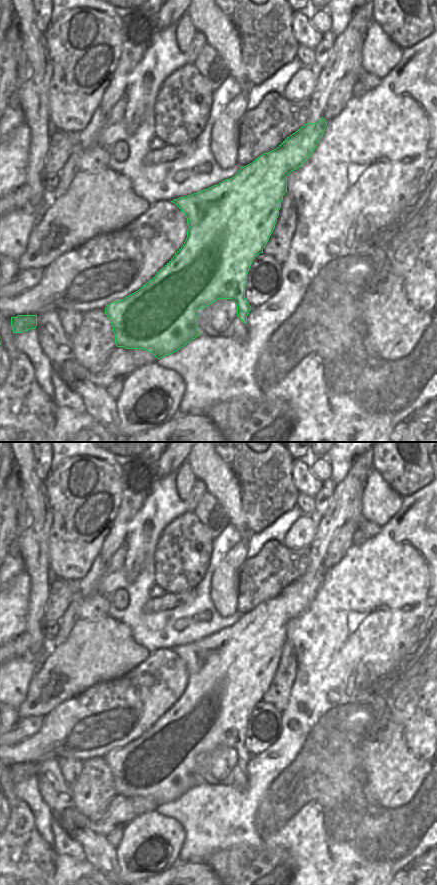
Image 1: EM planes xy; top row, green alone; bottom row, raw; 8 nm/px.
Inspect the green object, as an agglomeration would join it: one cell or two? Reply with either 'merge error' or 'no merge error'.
no merge error

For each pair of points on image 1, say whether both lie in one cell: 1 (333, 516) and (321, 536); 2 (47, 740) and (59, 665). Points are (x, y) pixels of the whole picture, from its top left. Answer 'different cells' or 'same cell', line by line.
1: same cell
2: different cells

